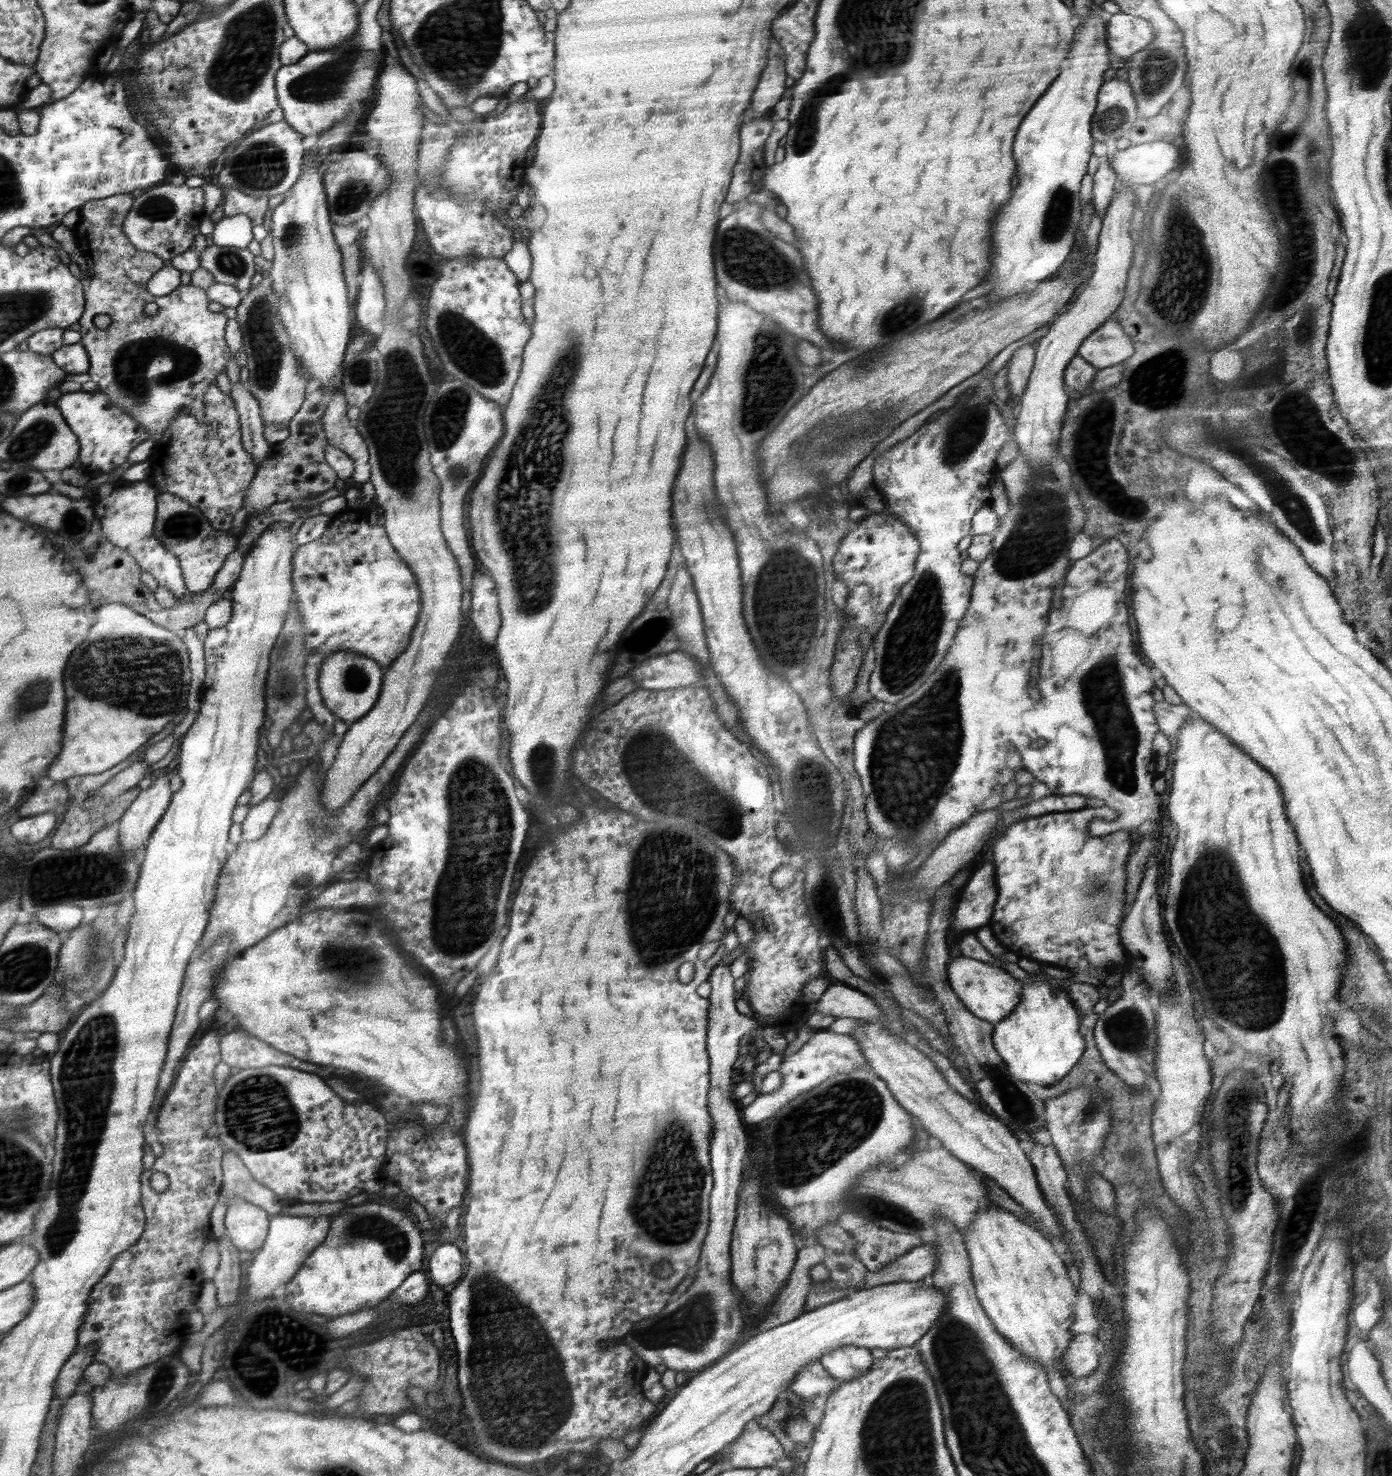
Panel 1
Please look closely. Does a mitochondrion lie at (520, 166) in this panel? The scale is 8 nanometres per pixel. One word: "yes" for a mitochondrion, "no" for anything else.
no

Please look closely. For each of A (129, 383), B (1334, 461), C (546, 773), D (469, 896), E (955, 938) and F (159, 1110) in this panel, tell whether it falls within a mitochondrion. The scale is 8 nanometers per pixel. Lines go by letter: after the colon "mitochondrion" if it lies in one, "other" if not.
A: other
B: mitochondrion
C: mitochondrion
D: mitochondrion
E: other
F: other

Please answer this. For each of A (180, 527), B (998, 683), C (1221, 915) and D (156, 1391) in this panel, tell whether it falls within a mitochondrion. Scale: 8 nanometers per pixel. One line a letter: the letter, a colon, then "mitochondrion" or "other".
A: mitochondrion
B: other
C: mitochondrion
D: mitochondrion

